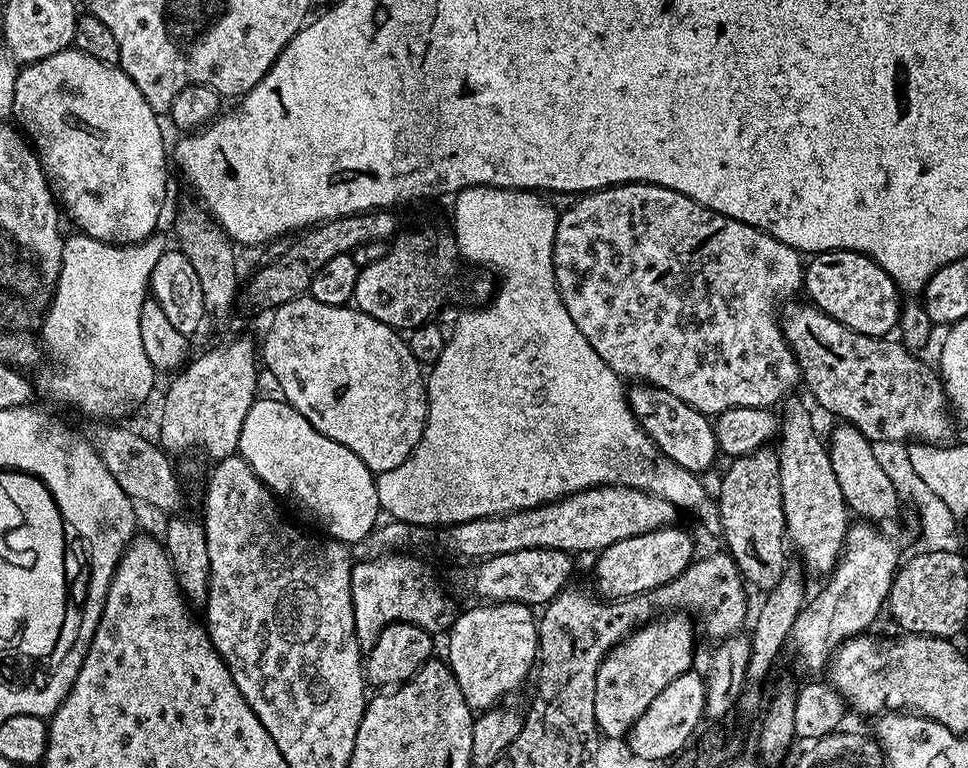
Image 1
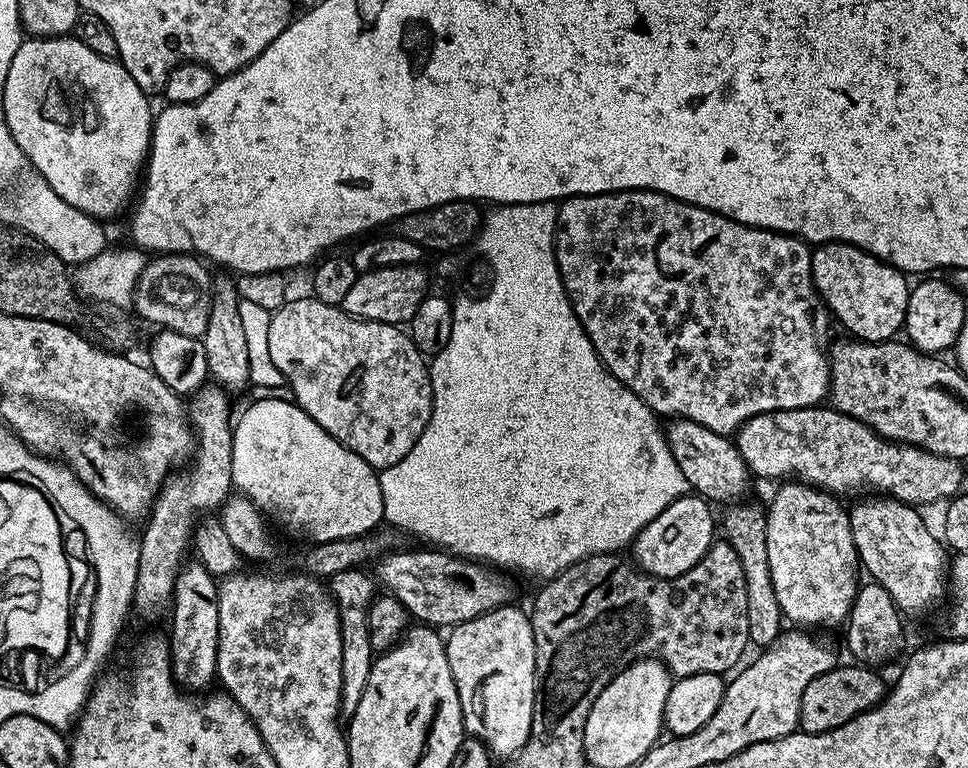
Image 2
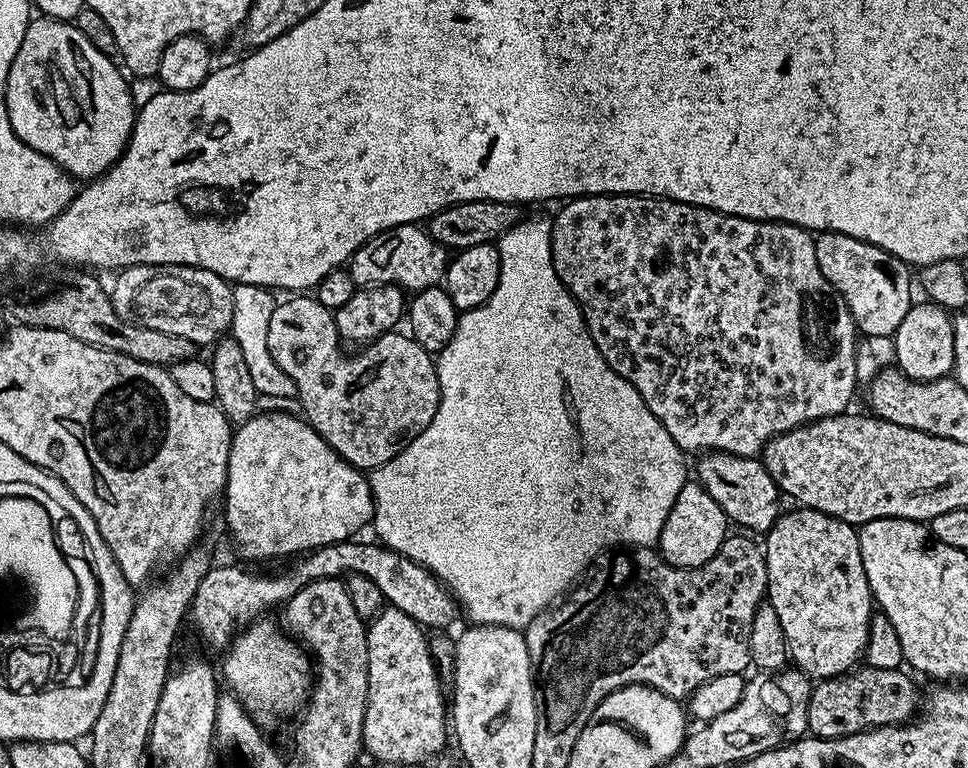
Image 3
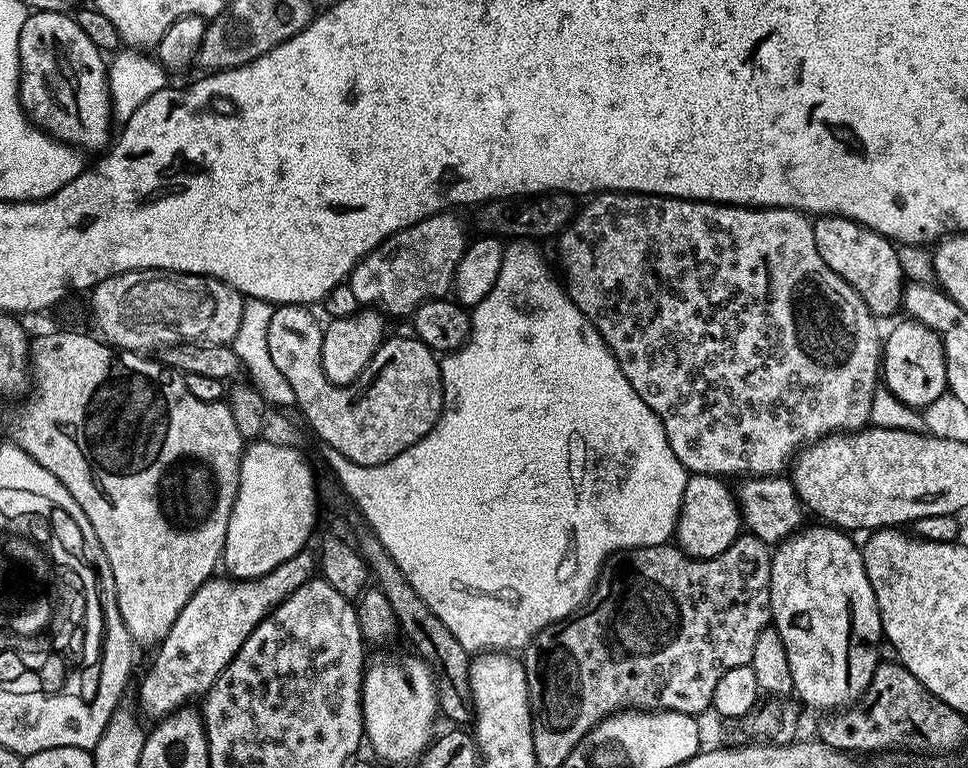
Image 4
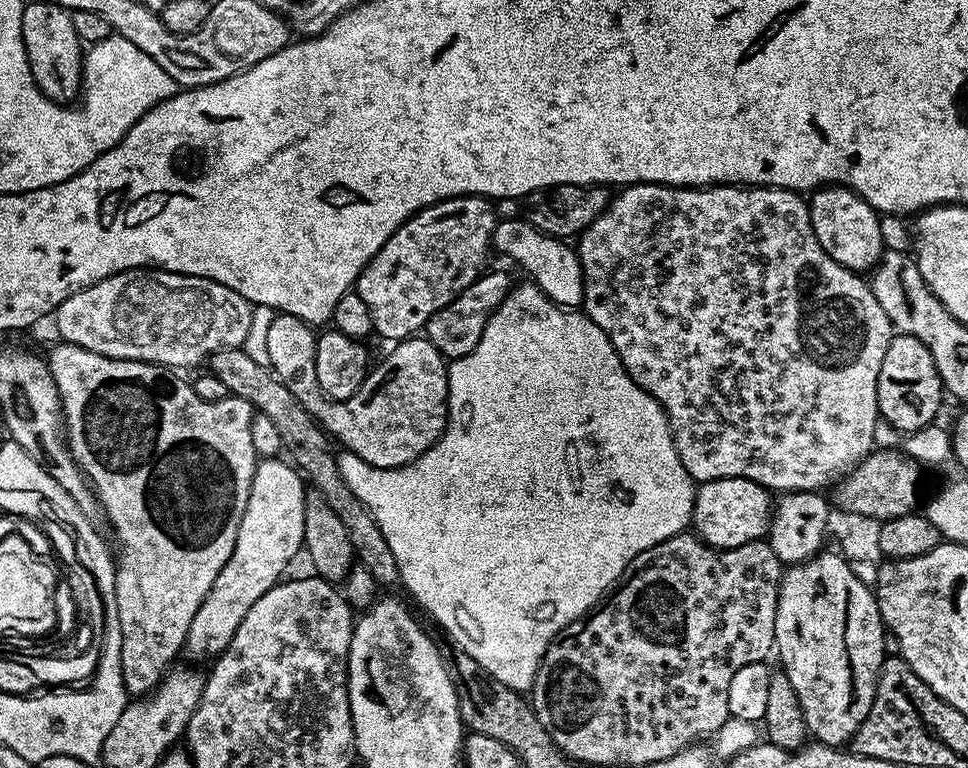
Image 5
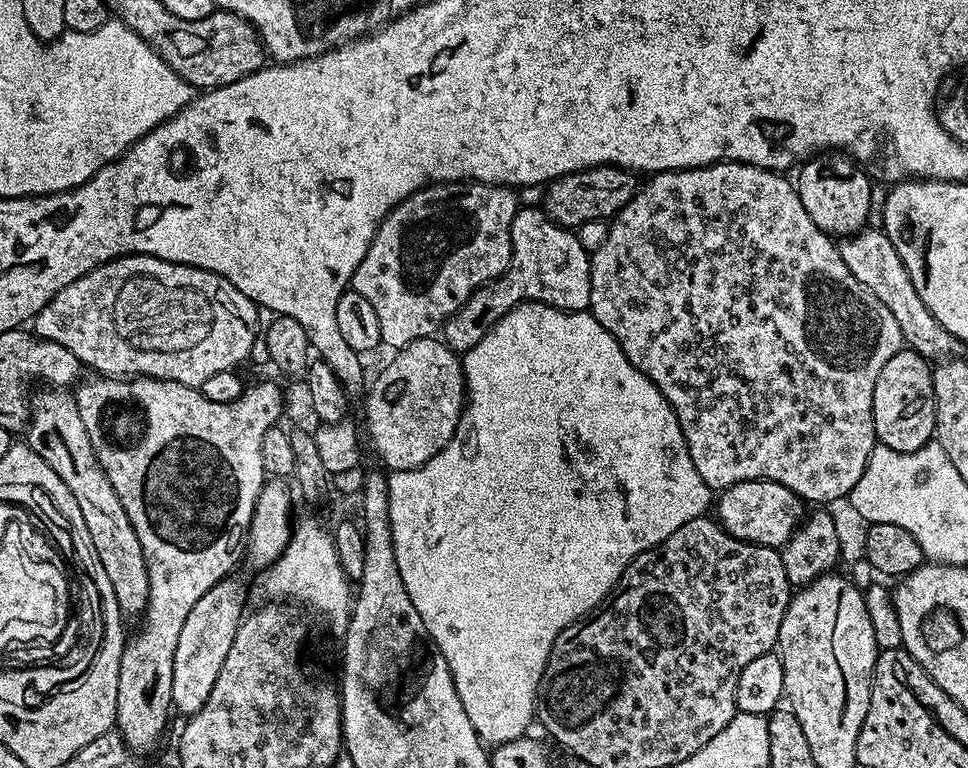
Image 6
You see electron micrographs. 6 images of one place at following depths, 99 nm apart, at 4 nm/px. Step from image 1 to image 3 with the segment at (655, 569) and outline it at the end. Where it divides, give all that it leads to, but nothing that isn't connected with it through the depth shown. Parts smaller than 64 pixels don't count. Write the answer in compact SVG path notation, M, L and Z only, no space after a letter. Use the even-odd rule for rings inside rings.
M686 482L666 518L666 526L662 526L658 551L661 558L675 568L702 566L710 562L714 554L718 554L729 535L730 521L722 506L718 506L718 502L714 502L714 498L706 494L699 482Z

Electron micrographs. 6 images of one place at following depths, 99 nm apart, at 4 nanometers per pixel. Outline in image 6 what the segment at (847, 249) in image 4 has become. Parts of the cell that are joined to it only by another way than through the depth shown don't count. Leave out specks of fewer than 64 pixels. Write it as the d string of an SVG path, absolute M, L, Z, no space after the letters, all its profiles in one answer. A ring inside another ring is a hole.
M824 150L803 161L798 171L800 173L794 176L796 193L802 198L802 206L806 206L806 214L814 218L814 226L833 238L847 238L855 236L867 225L874 184L851 156L839 150Z

